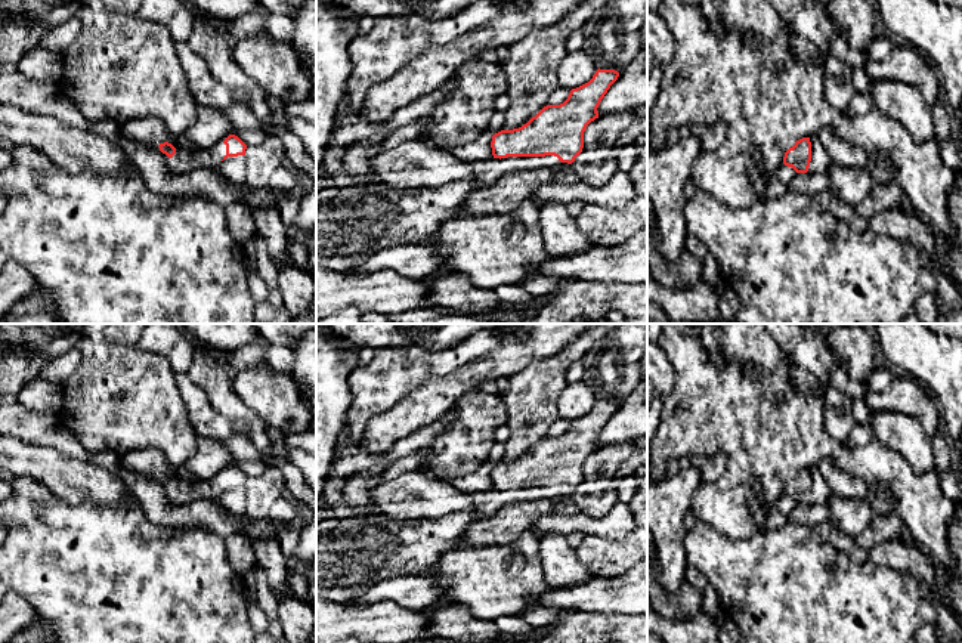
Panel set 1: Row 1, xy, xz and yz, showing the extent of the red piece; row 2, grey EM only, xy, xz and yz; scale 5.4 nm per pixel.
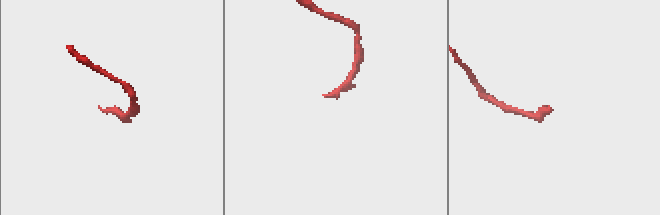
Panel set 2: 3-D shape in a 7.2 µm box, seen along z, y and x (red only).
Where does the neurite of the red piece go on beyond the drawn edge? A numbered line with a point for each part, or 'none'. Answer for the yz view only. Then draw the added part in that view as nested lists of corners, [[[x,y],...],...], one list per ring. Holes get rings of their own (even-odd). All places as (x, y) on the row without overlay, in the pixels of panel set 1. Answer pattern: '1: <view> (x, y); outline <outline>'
1: yz (820, 492); outline [[[816,467],[810,469],[811,473],[811,492],[808,498],[808,504],[828,504],[830,497],[833,495],[830,486],[828,485],[826,479]]]

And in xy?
1: xy (149, 461); outline [[[151,446],[126,452],[120,455],[120,461],[124,467],[151,479],[160,480],[161,474],[171,474],[176,479],[176,485],[171,489],[166,485],[163,486],[168,500],[174,504],[185,504],[195,500],[217,500],[226,486],[226,476],[223,473],[214,477],[197,477],[185,467],[171,467],[164,454]]]

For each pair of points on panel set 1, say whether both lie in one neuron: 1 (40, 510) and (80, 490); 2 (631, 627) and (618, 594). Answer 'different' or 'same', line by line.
1: different
2: different

